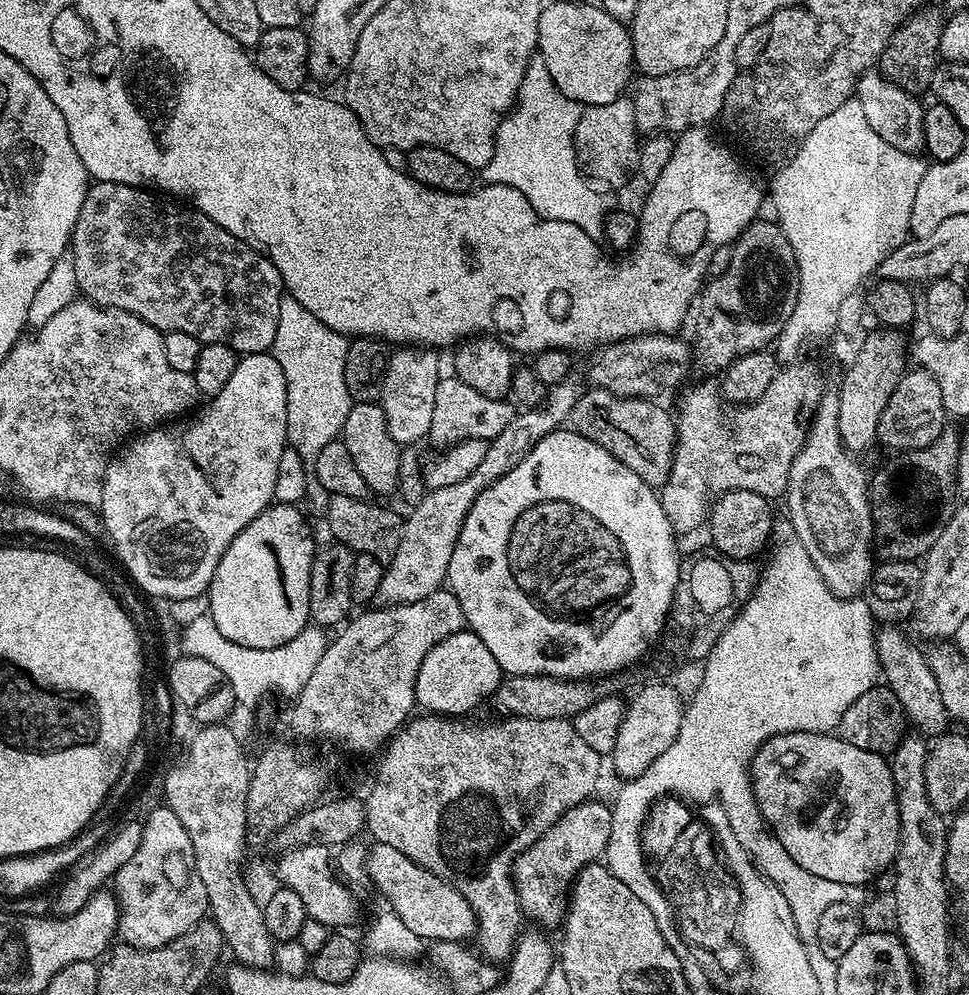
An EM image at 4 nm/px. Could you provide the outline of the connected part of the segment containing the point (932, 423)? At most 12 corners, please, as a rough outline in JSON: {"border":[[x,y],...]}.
{"border":[[903,374],[877,424],[894,452],[928,446],[946,426],[942,390]]}

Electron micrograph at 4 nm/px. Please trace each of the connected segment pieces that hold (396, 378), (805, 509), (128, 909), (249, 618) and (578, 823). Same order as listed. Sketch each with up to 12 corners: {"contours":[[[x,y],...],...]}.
{"contours":[[[433,349],[389,357],[379,403],[396,444],[428,435],[437,382]],[[836,394],[790,466],[802,550],[841,600],[874,567],[866,472],[839,436]],[[174,810],[118,869],[118,936],[164,948],[209,911]],[[269,504],[222,554],[208,615],[238,646],[309,627],[318,544]],[[576,804],[512,863],[520,911],[563,925],[572,881],[603,857],[612,809]]]}

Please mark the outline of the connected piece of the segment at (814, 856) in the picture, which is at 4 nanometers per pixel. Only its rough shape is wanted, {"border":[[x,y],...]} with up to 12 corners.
{"border":[[778,734],[750,775],[802,870],[868,886],[900,815],[881,753]]}

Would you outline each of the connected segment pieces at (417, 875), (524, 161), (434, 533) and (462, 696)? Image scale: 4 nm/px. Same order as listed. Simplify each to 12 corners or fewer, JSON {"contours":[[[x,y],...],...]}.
{"contours":[[[373,843],[367,879],[423,942],[468,942],[476,915],[402,850]],[[541,56],[498,126],[487,183],[599,237],[610,209],[571,147],[581,105]],[[567,378],[517,411],[462,482],[423,493],[376,594],[418,602],[445,587],[470,506],[569,423]],[[471,630],[422,658],[416,704],[464,718],[501,683]]]}

